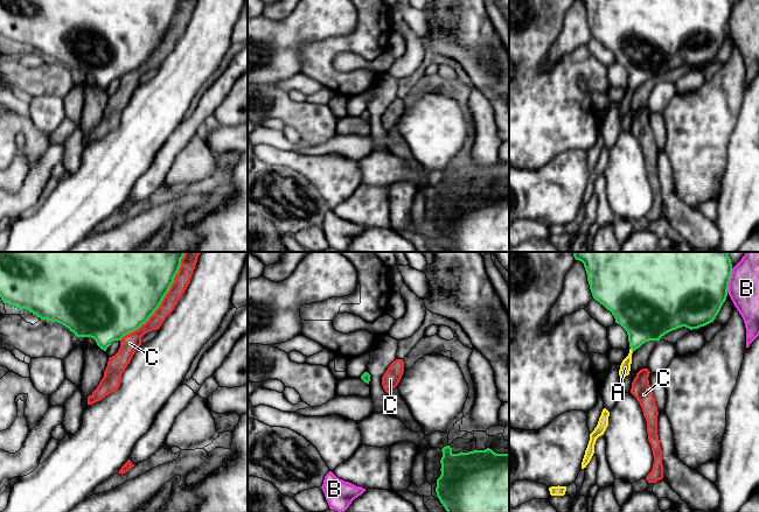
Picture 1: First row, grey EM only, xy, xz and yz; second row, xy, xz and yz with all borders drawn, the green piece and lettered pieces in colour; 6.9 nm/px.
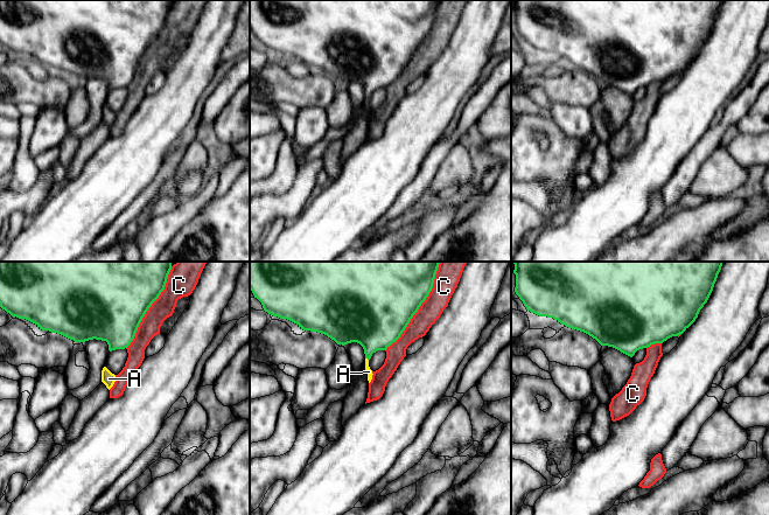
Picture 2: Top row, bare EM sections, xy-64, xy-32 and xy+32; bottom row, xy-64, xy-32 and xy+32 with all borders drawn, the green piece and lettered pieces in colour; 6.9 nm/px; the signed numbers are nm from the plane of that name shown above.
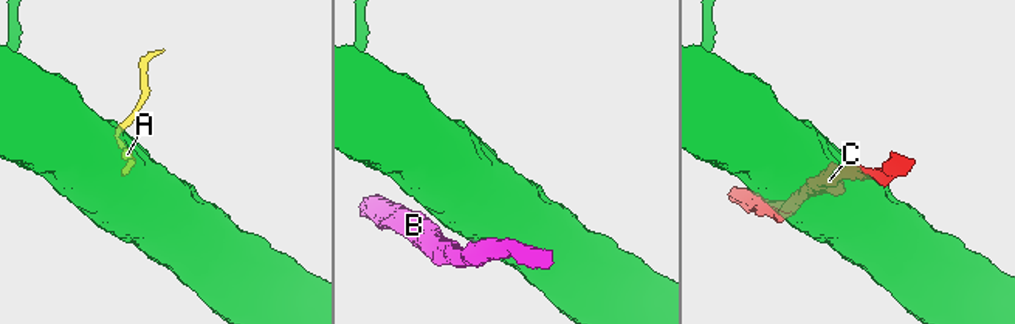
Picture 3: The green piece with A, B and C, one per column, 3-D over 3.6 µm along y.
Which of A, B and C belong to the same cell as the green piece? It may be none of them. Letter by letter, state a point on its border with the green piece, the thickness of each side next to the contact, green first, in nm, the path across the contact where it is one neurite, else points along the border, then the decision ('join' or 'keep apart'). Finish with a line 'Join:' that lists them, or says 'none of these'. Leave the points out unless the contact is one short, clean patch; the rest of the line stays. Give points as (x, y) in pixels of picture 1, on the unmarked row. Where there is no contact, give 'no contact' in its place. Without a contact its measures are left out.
A: meets green in yz at (632, 89); 320 nm thick on the green side, 80 nm on the other; runs through yz (645, 55), (632, 89), (625, 106); join
B: meets green in yz at (729, 19); 420 nm thick on the green side, 200 nm on the other; keep apart
C: meets green in xy at (160, 42); 460 nm thick on the green side, 110 nm on the other; keep apart
Join: A

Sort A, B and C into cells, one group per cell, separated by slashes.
A / B / C

